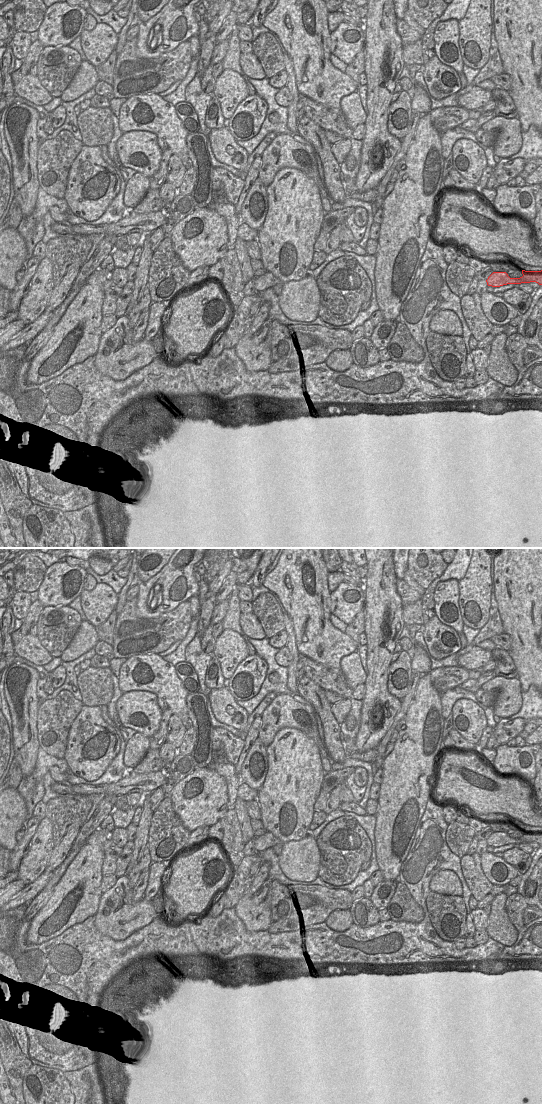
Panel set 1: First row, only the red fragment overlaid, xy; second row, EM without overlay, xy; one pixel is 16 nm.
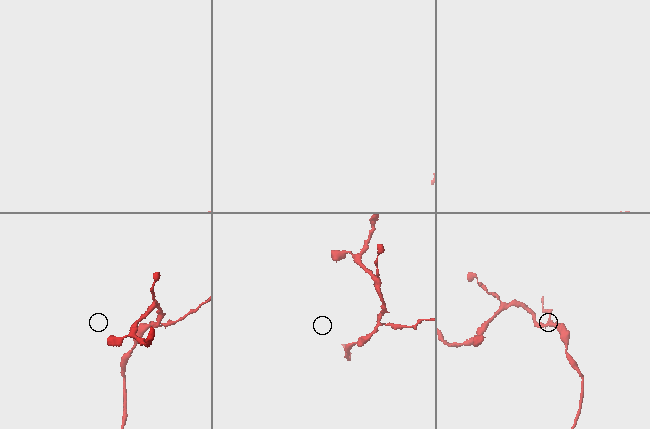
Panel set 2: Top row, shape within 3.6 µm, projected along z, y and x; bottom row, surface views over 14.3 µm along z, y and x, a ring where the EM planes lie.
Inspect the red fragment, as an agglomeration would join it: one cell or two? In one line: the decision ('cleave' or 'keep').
cleave

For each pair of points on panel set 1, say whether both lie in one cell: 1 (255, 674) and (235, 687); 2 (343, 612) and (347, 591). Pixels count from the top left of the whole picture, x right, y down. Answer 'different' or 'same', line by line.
1: same
2: same

